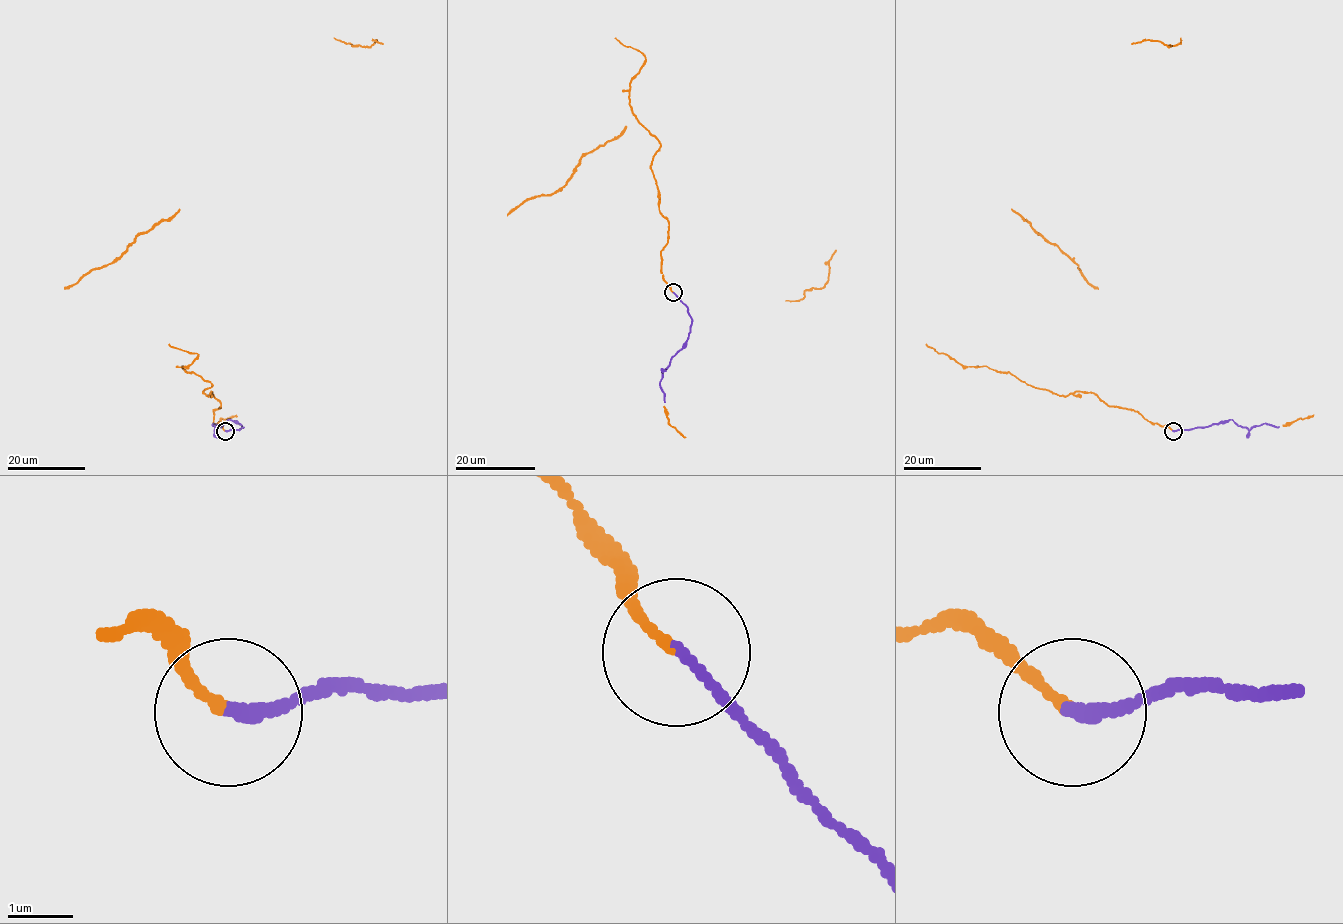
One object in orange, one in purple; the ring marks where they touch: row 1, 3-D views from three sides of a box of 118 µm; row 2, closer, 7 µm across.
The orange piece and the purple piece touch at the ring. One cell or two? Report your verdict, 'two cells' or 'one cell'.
one cell

